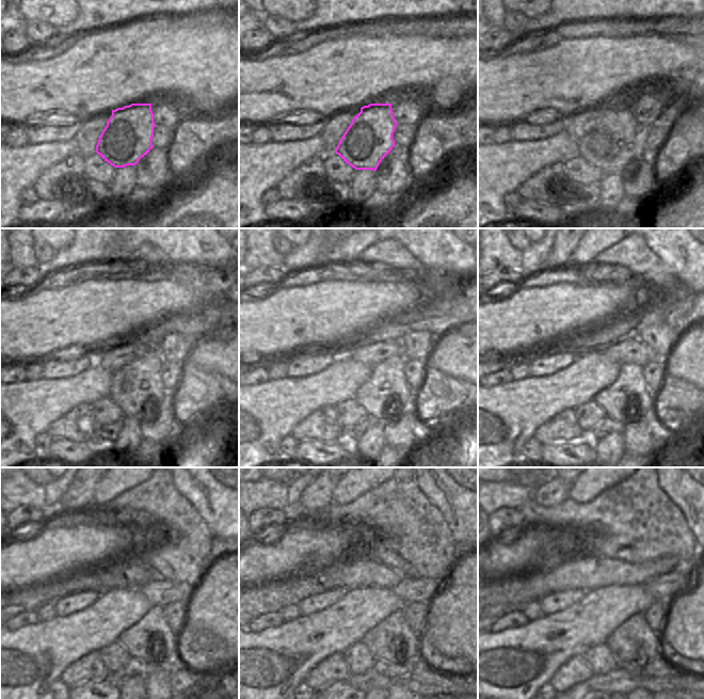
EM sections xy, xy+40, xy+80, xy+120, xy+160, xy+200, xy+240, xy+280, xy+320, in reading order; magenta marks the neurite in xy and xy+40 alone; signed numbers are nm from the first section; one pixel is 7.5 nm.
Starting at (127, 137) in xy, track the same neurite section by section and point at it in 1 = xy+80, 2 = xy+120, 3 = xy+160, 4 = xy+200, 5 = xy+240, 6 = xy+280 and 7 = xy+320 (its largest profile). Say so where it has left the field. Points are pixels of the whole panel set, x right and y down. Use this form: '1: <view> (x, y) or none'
1: xy+80 (610, 145)
2: xy+120 (136, 387)
3: xy+160 (386, 385)
4: xy+200 (618, 400)
5: xy+240 (144, 639)
6: xy+280 (384, 640)
7: xy+320 (635, 633)

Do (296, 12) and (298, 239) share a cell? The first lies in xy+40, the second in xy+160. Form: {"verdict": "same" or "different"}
{"verdict": "same"}

